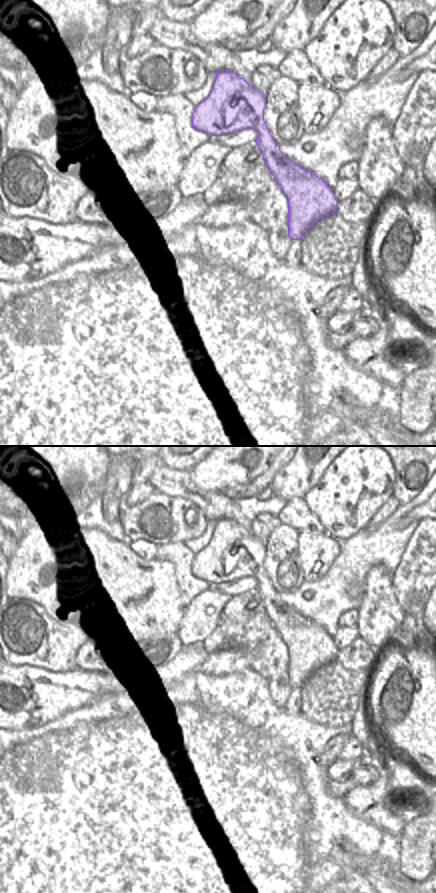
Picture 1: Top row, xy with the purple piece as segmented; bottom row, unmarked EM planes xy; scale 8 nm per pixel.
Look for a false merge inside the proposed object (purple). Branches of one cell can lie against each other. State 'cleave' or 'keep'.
keep

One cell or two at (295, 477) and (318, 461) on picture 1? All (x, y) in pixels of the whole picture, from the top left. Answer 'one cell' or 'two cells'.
one cell

